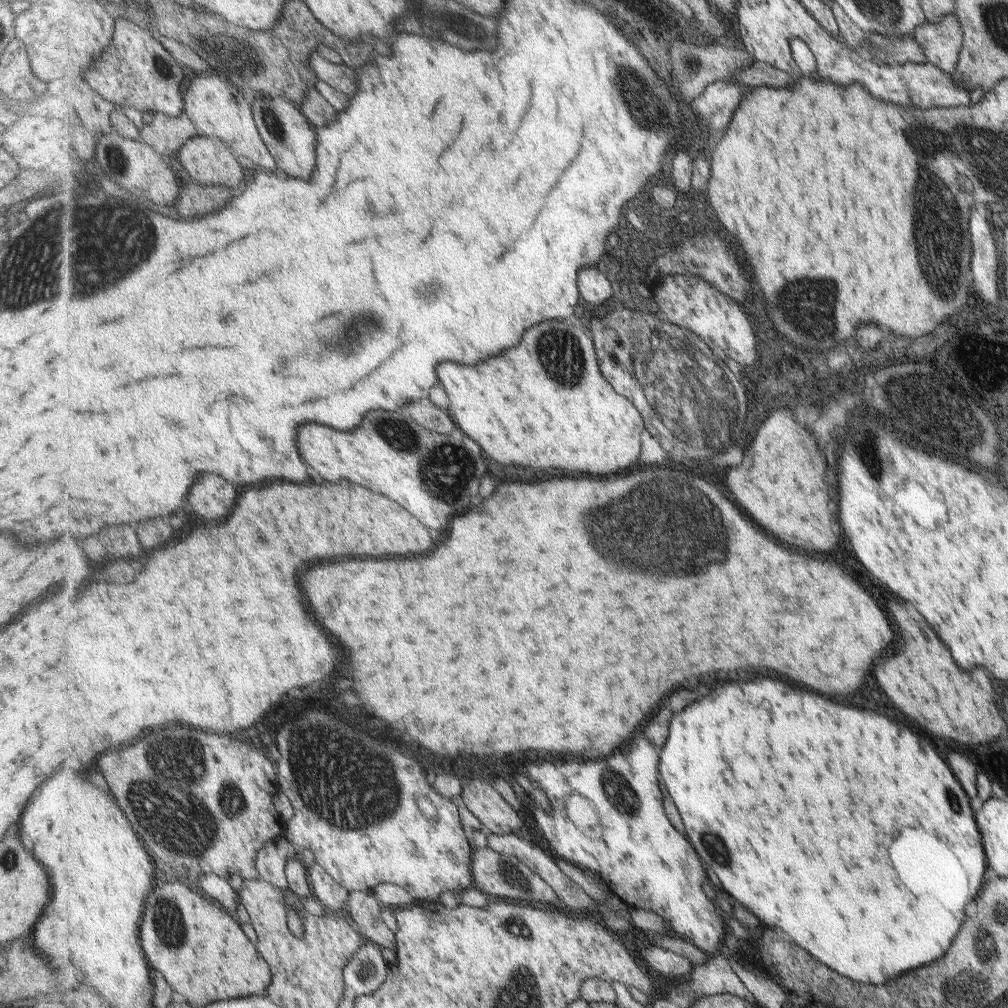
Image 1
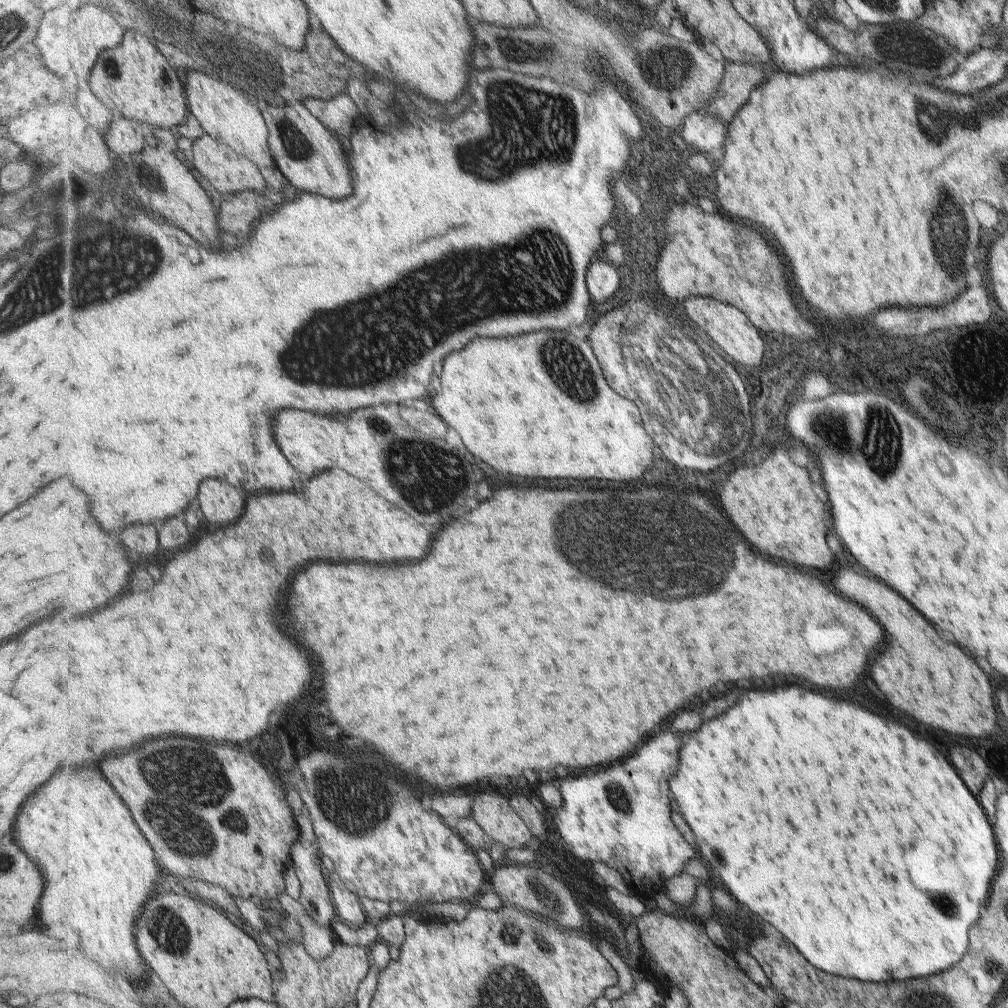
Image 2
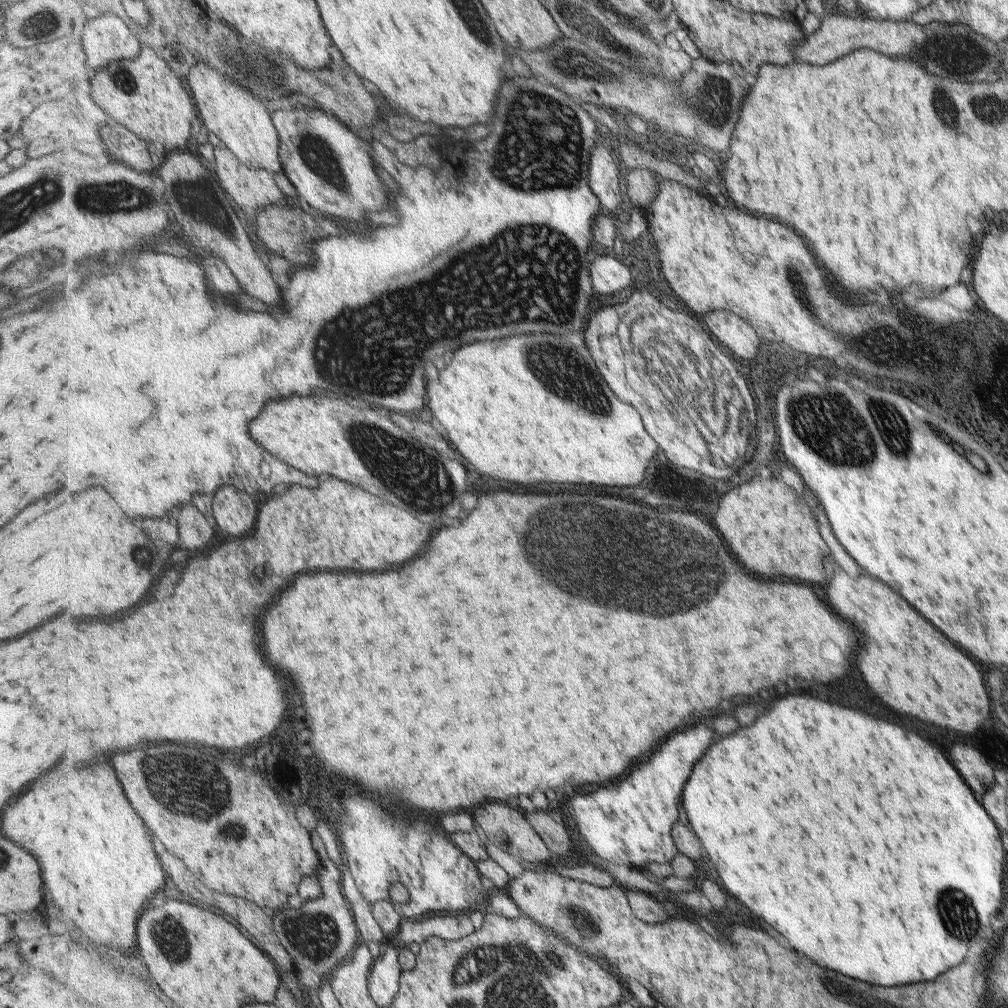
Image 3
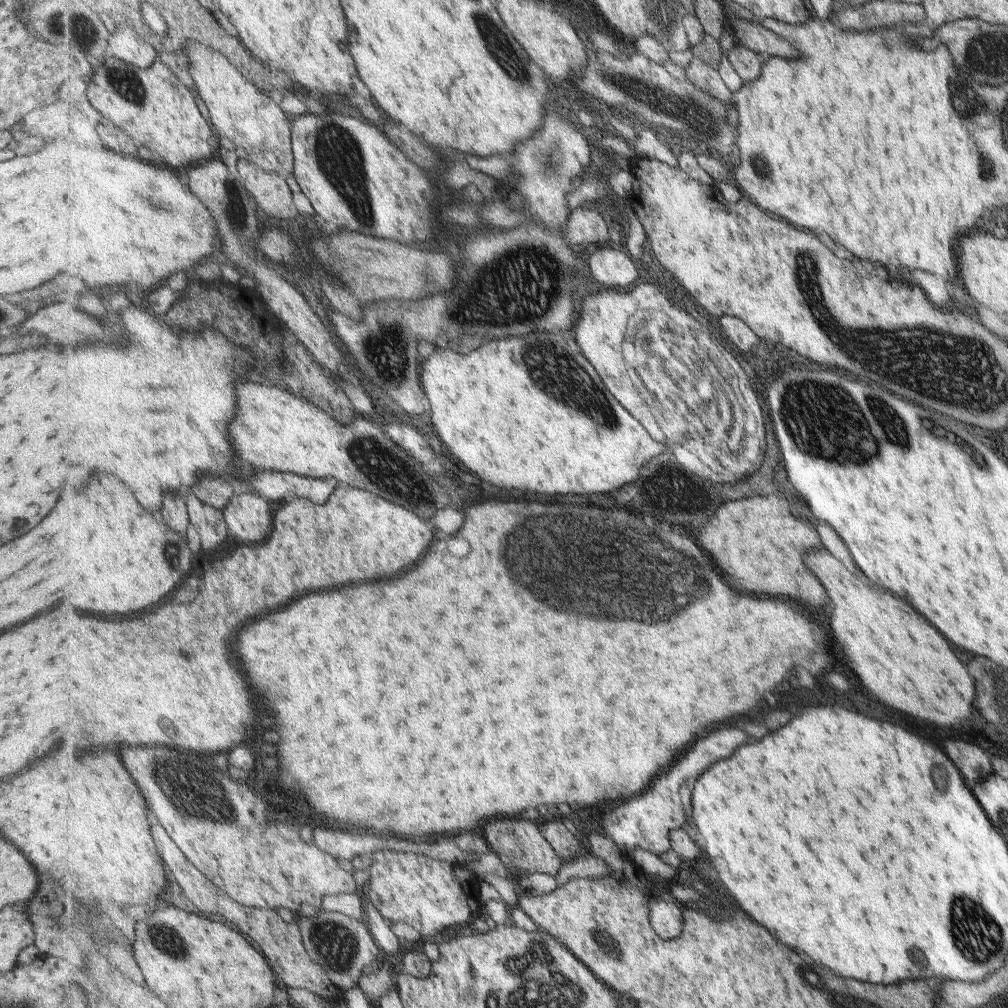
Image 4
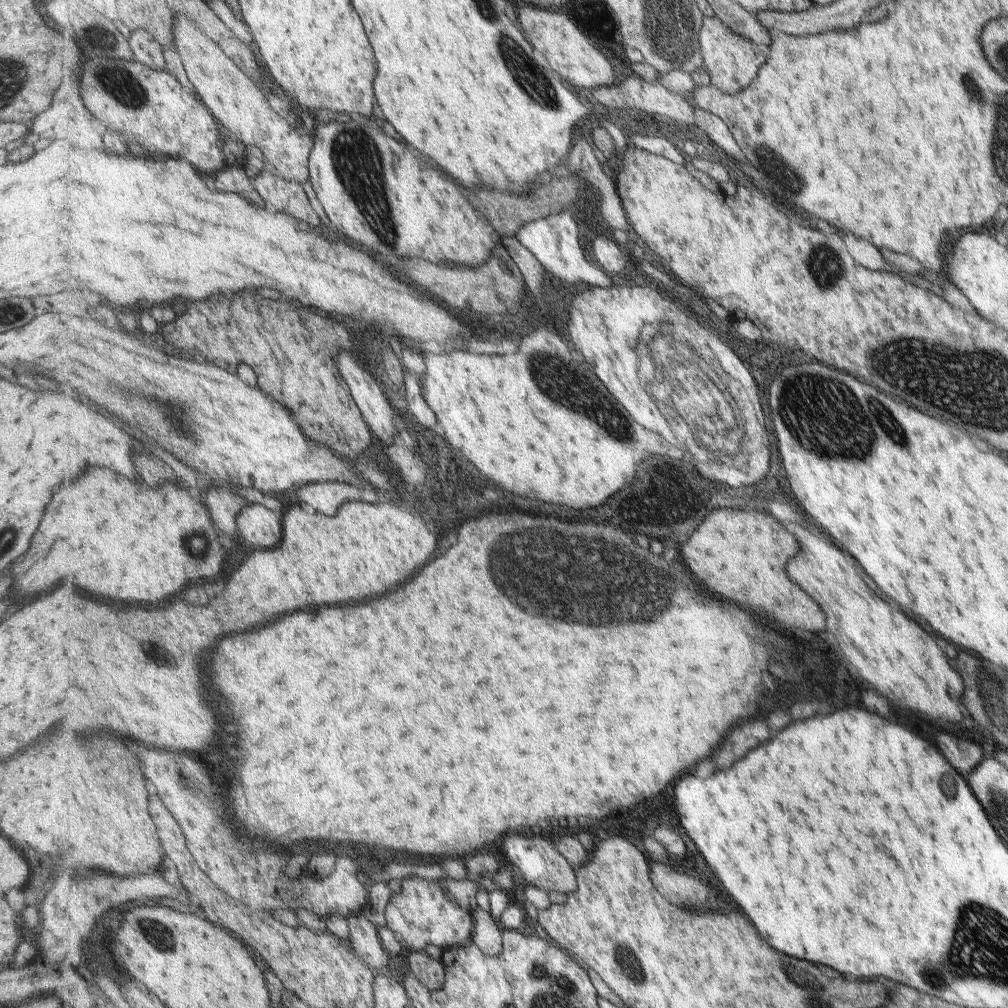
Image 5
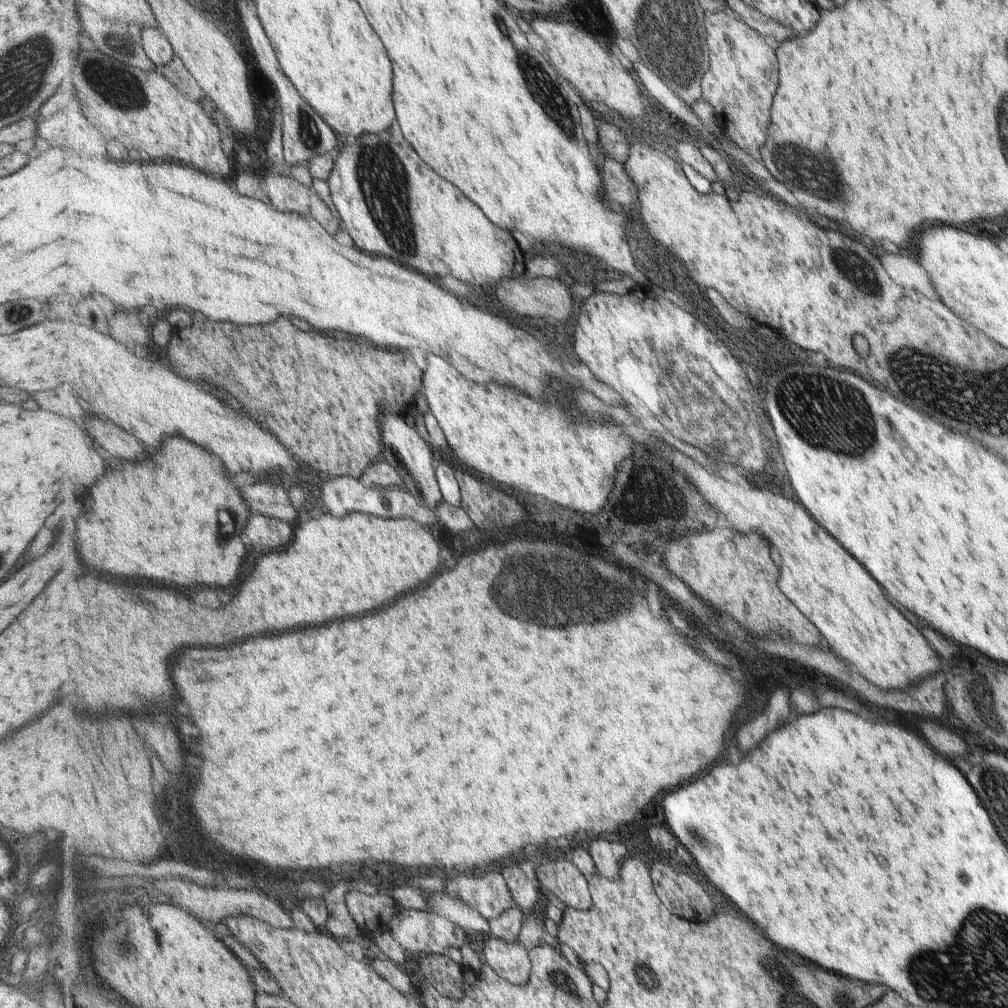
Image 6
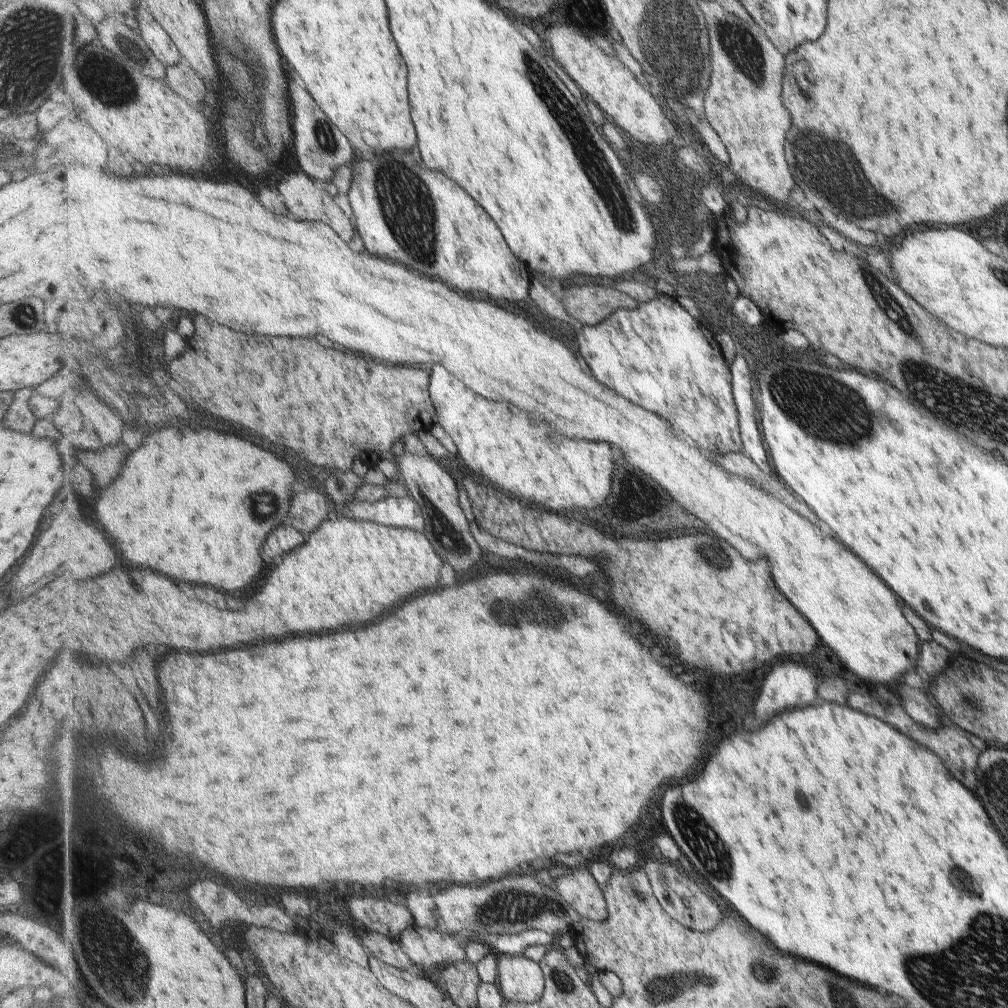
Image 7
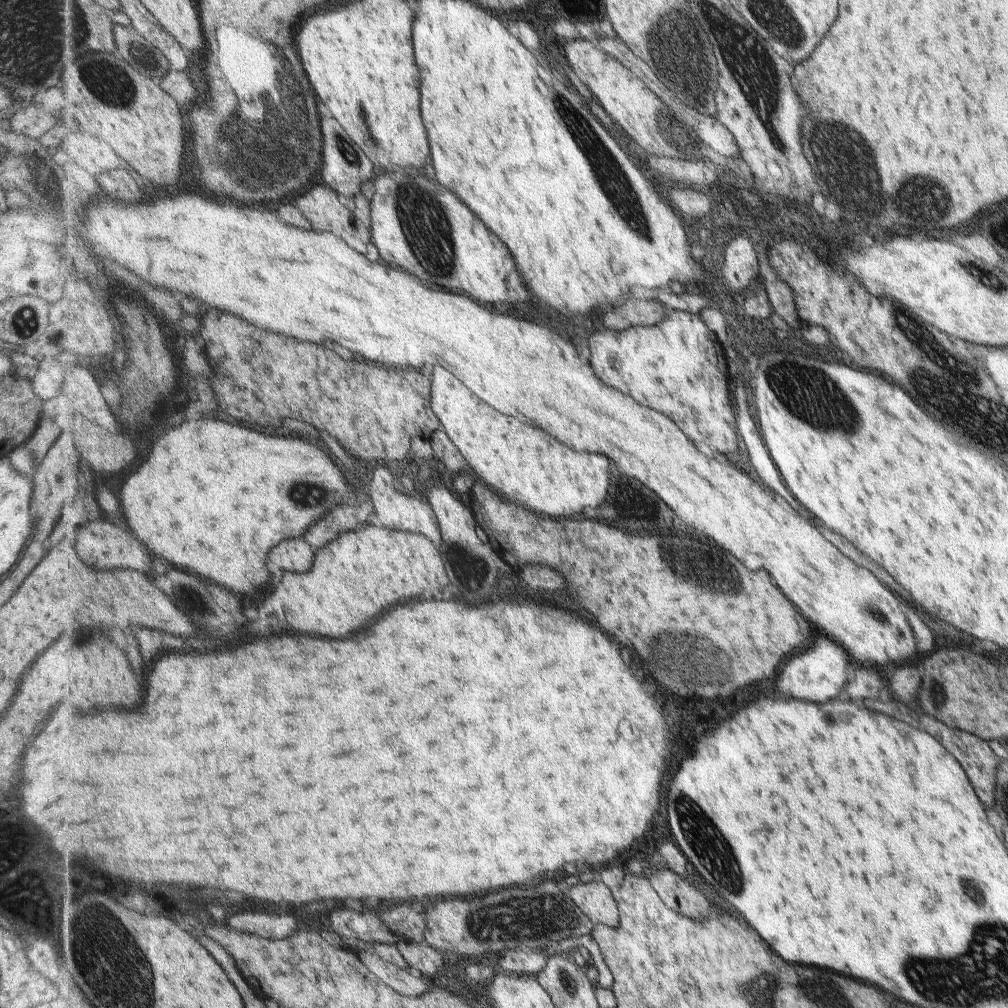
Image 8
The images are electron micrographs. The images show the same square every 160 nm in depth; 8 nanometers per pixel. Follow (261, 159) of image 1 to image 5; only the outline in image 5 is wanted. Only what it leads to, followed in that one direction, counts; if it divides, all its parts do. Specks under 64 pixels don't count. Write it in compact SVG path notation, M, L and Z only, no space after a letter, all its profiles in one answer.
M181 13L173 19L173 38L189 78L194 82L196 94L227 128L227 136L241 145L259 148L265 159L287 179L296 182L310 180L310 156L315 146L314 140L303 136L285 118L281 118L269 104L267 93L263 94L261 88L249 76L245 76L245 72L221 50L215 40Z

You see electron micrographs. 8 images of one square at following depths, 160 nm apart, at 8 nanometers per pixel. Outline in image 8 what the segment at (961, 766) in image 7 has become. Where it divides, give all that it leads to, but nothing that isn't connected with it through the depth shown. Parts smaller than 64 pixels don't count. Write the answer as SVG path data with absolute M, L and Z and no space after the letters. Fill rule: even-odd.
M877 698L875 700L869 699L861 704L865 704L867 708L875 710L875 712L883 712L887 716L895 716L895 718L901 718L903 722L911 724L913 728L919 728L923 732L927 732L929 736L935 736L935 740L939 740L939 744L943 744L943 748L947 748L947 752L951 752L955 756L955 760L959 760L959 764L963 764L963 770L967 772L967 776L971 776L971 784L975 784L975 792L979 792L979 800L983 800L983 804L987 805L987 808L993 809L995 806L995 793L997 788L995 782L996 772L998 771L998 764L1000 758L997 757L989 748L989 744L986 740L979 738L971 732L962 731L960 729L954 729L943 724L942 721L933 718L929 718L925 713L917 714L913 708L905 708L899 710L899 702L893 702L893 698ZM901 714L901 716L899 716Z

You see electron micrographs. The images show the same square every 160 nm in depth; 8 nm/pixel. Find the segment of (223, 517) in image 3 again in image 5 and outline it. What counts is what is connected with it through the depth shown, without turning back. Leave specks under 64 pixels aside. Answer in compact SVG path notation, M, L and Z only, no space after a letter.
M261 503L247 505L236 520L238 524L239 539L251 544L255 549L275 549L281 544L284 537L283 516L269 512L269 507Z

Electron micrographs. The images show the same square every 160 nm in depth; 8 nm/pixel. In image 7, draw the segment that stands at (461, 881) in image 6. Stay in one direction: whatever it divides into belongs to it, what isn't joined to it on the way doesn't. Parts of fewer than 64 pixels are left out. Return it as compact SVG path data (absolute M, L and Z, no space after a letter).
M532 874L505 877L485 883L483 886L451 886L437 894L423 890L423 892L413 892L409 894L409 898L405 899L417 926L433 929L446 935L459 936L457 933L460 932L461 937L465 939L491 940L496 934L521 934L525 930L537 928L552 934L553 938L559 937L558 946L567 949L575 945L571 934L573 926L581 919L580 914L559 894L557 889L543 886Z

